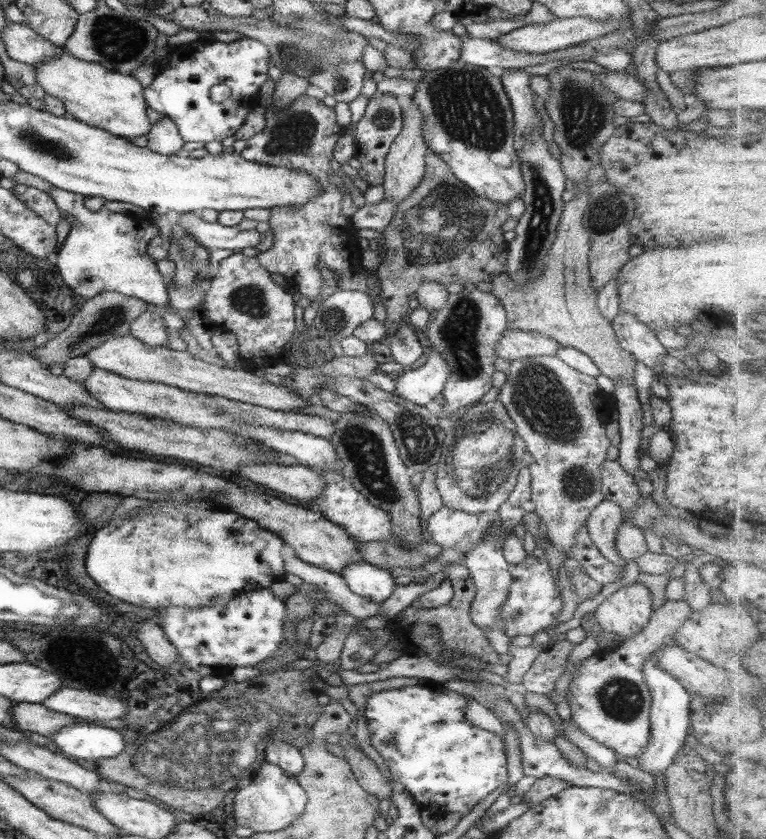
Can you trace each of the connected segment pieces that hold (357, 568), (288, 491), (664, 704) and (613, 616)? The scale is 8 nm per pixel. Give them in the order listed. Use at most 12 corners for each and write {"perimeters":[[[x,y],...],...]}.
{"perimeters":[[[365,561],[340,575],[352,592],[378,604],[397,585],[389,570]],[[258,461],[238,473],[272,492],[313,502],[326,485],[306,465]],[[652,656],[650,735],[633,763],[664,772],[690,738],[692,694]],[[638,581],[610,594],[594,615],[623,640],[653,613],[650,589]]]}

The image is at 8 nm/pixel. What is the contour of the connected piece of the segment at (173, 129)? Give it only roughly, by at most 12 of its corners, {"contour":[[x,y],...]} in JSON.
{"contour":[[168,115],[152,124],[146,148],[181,154],[185,143]]}

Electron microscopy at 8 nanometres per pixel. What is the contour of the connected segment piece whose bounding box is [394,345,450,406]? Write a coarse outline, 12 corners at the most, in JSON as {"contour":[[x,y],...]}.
{"contour":[[432,345],[425,364],[394,377],[394,393],[426,406],[442,393],[448,362]]}

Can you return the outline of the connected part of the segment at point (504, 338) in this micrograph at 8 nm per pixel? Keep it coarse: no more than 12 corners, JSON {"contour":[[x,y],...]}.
{"contour":[[507,328],[496,356],[513,361],[556,355],[561,344],[537,332]]}

